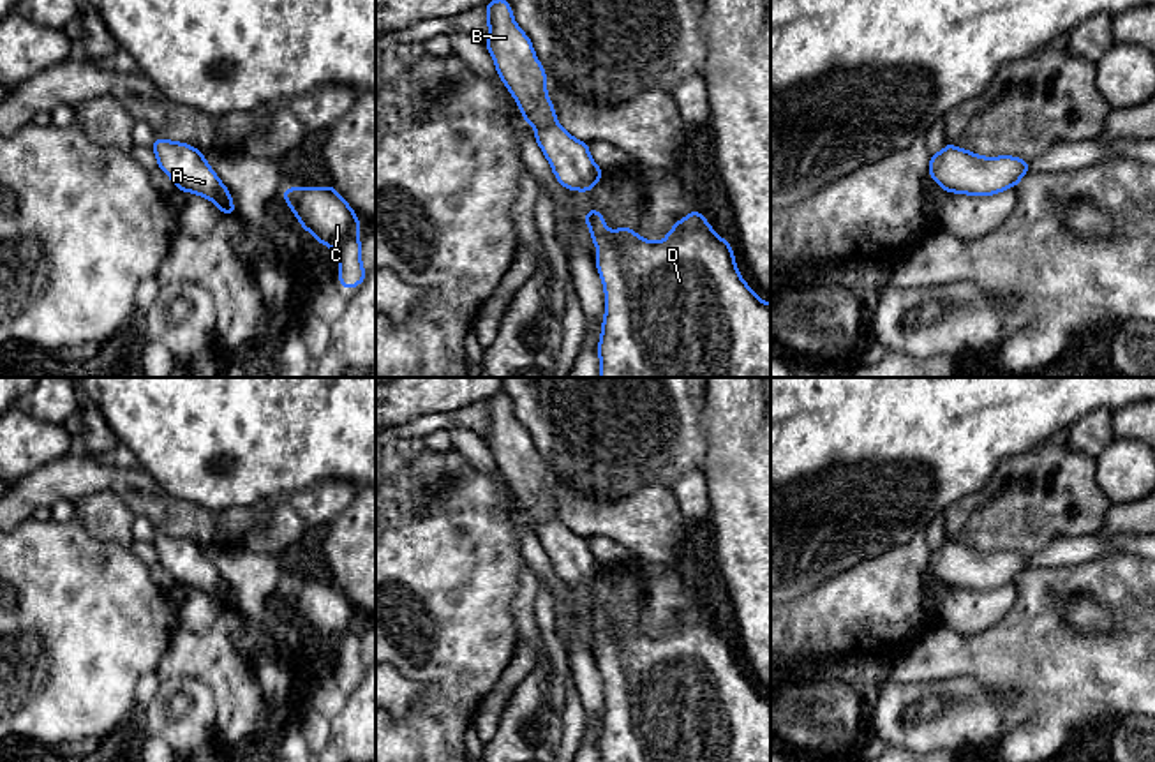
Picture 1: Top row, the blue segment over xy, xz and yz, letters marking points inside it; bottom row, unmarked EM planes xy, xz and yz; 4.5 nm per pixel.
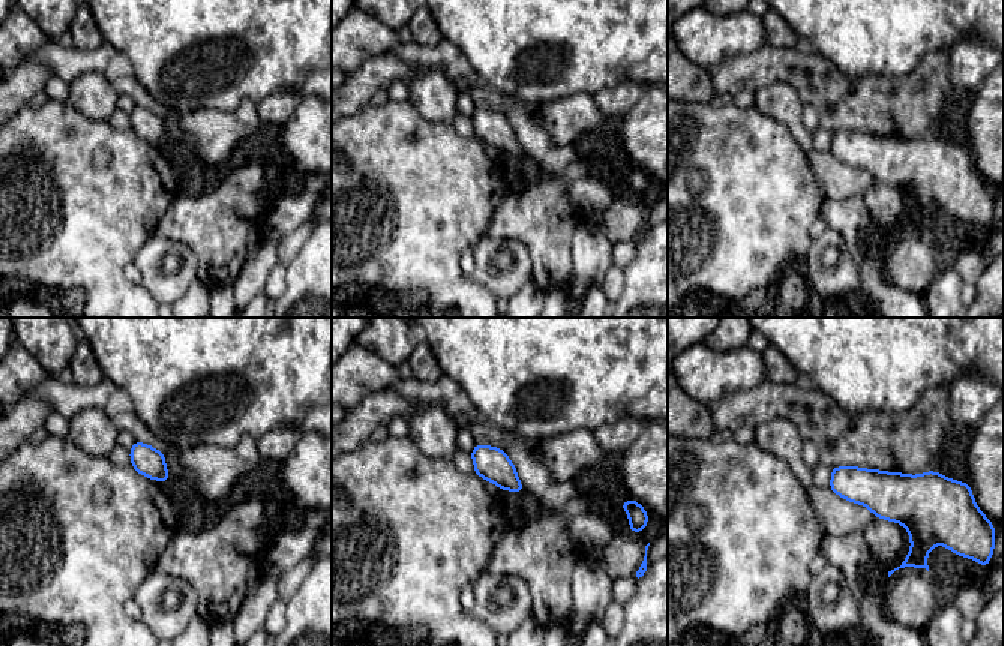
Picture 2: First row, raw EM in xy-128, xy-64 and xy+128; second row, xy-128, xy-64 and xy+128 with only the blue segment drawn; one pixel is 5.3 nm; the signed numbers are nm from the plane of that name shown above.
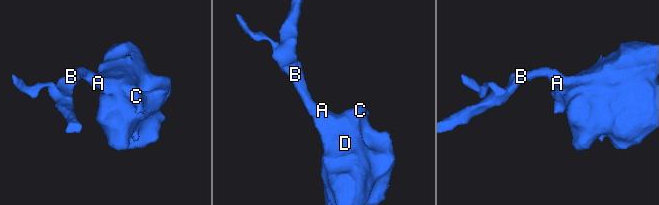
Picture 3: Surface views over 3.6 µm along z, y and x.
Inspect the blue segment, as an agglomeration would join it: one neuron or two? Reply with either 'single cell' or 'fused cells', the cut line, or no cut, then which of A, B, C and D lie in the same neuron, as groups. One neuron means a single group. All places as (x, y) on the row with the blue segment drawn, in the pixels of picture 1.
single cell; cut none; groups A B C D

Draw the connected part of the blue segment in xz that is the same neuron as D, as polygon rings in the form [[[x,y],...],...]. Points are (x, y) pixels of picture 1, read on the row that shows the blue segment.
[[[596,208],[589,210],[584,220],[598,250],[596,266],[605,288],[605,319],[598,344],[600,377],[771,377],[771,303],[762,302],[744,282],[730,242],[718,236],[702,213],[693,208],[688,217],[674,224],[663,242],[640,238],[631,228],[608,231]]]

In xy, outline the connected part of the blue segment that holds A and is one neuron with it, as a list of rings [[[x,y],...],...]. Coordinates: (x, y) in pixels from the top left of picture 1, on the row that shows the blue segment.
[[[155,138],[153,153],[178,190],[194,192],[217,205],[222,213],[236,215],[233,198],[215,171],[208,166],[203,152],[187,145]]]

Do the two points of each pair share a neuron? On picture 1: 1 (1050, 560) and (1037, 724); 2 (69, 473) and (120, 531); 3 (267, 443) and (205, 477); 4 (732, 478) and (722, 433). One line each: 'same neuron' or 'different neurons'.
1: different neurons
2: different neurons
3: same neuron
4: same neuron

